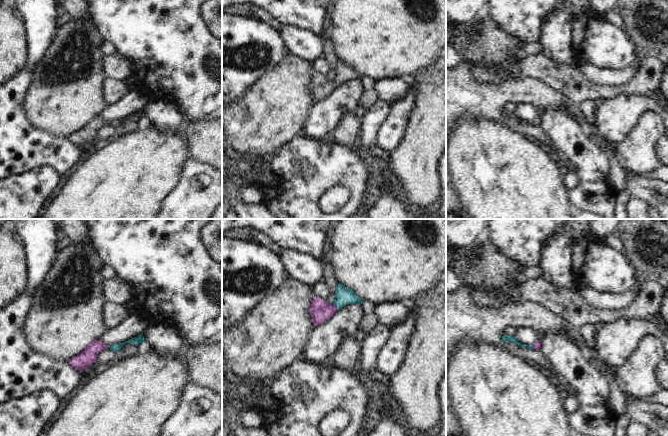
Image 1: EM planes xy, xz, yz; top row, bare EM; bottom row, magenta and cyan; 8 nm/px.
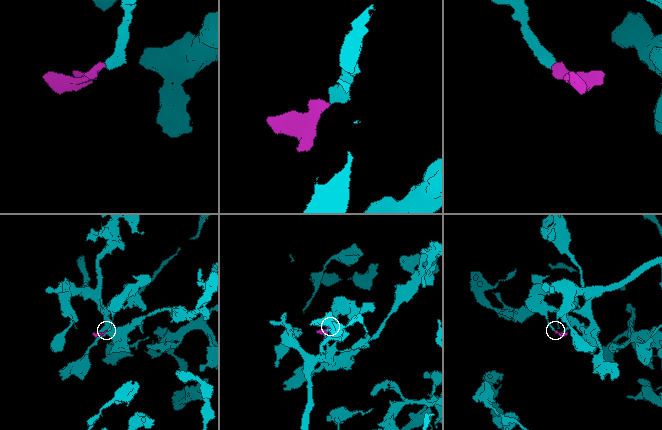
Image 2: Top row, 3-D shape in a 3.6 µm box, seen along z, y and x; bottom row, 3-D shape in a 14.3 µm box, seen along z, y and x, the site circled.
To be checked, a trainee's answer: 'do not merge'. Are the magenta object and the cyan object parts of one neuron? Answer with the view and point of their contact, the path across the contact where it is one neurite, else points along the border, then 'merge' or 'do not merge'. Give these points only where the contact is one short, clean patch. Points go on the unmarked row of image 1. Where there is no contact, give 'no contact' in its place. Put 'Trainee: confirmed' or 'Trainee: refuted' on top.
Trainee: refuted
xz (335, 83) | across xz (320, 86), (330, 86), (335, 83), (343, 72) | merge

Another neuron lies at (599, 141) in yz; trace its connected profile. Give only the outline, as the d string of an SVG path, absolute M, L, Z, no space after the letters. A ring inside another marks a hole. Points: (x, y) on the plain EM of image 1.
M590 132L587 133L587 135L591 138L591 140L600 147L601 150L603 150L606 154L611 150L607 143L606 140L603 137L600 137L598 135L592 134Z

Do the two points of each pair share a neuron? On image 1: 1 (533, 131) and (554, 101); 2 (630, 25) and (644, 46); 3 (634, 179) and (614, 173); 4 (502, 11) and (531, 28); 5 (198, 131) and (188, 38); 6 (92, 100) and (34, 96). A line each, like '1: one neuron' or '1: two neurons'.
1: one neuron
2: one neuron
3: two neurons
4: one neuron
5: two neurons
6: one neuron

